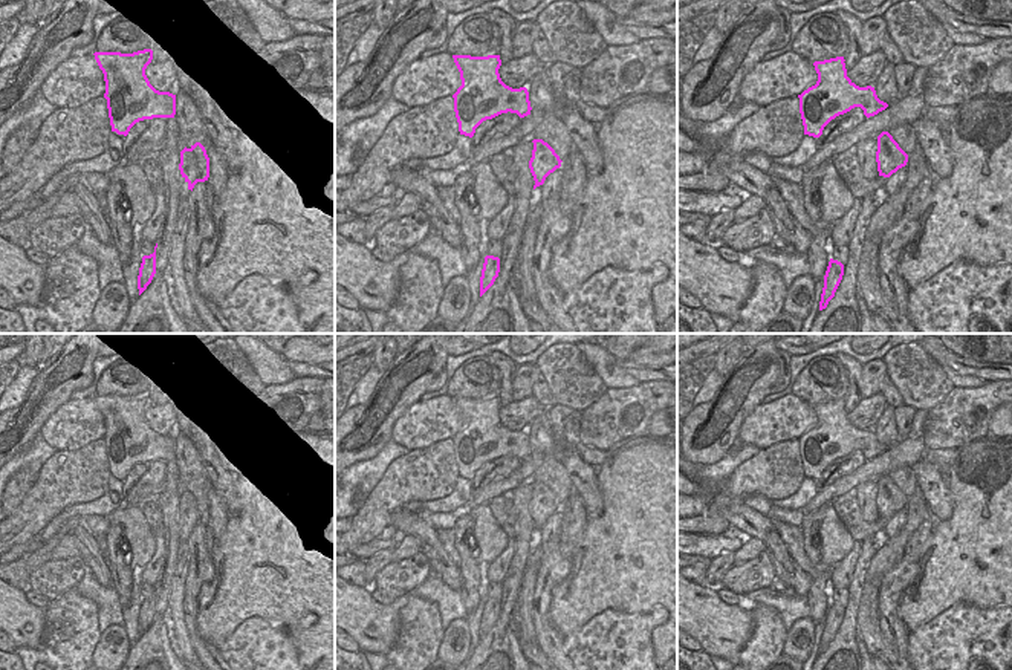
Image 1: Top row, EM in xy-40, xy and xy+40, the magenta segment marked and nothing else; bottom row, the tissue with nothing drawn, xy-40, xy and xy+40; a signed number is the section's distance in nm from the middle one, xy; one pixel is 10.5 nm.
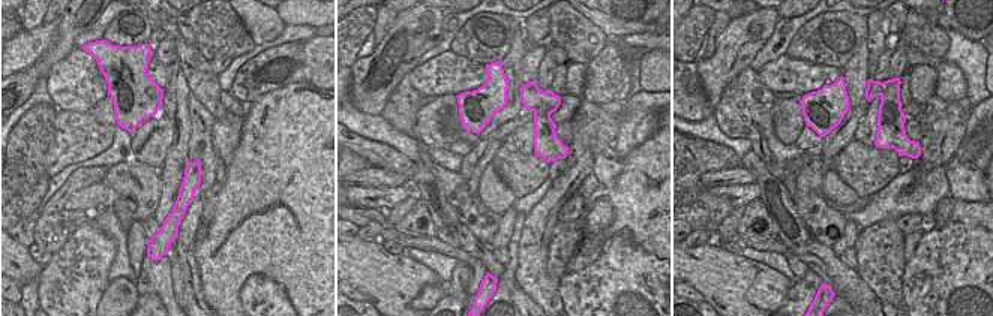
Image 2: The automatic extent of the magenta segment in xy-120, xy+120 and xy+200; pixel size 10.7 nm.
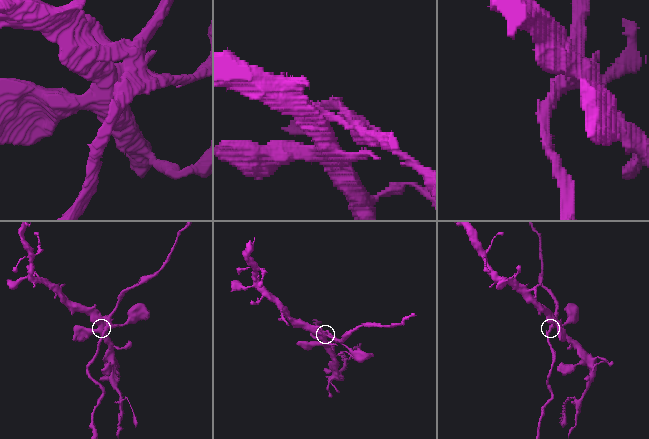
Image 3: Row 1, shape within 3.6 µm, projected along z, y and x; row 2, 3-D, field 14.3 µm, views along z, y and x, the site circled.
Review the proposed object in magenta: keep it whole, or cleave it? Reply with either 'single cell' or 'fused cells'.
fused cells

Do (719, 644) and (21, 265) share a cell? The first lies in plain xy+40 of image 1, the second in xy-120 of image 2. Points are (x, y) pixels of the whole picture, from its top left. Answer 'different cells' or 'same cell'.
same cell

